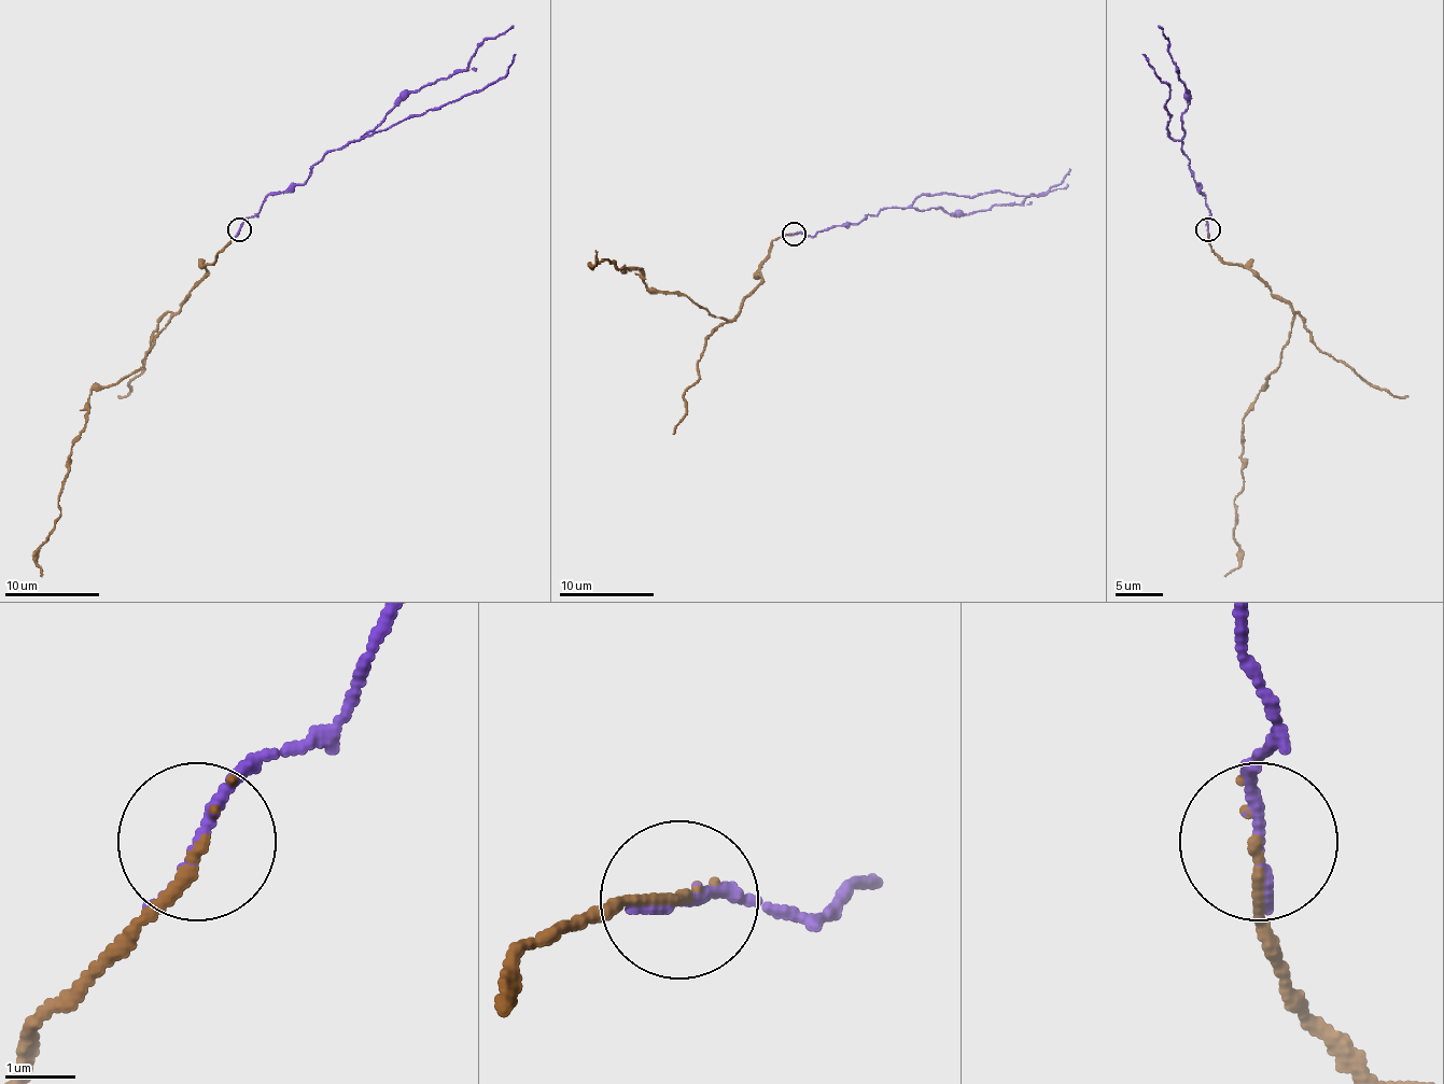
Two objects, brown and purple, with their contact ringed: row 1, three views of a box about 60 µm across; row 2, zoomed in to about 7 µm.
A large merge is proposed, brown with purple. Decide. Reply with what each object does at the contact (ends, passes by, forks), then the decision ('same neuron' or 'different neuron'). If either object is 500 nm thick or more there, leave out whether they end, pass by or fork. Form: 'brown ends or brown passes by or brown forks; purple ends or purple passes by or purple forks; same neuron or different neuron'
brown ends; purple ends; different neuron

